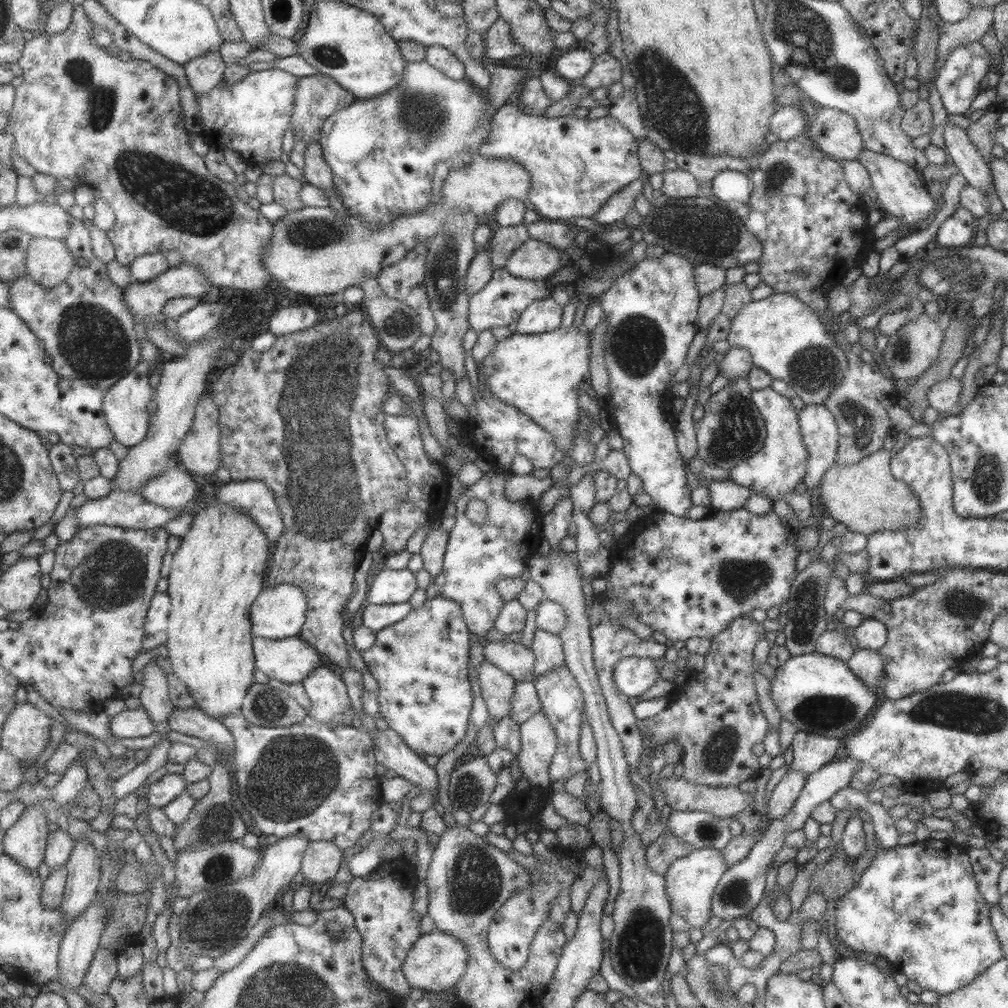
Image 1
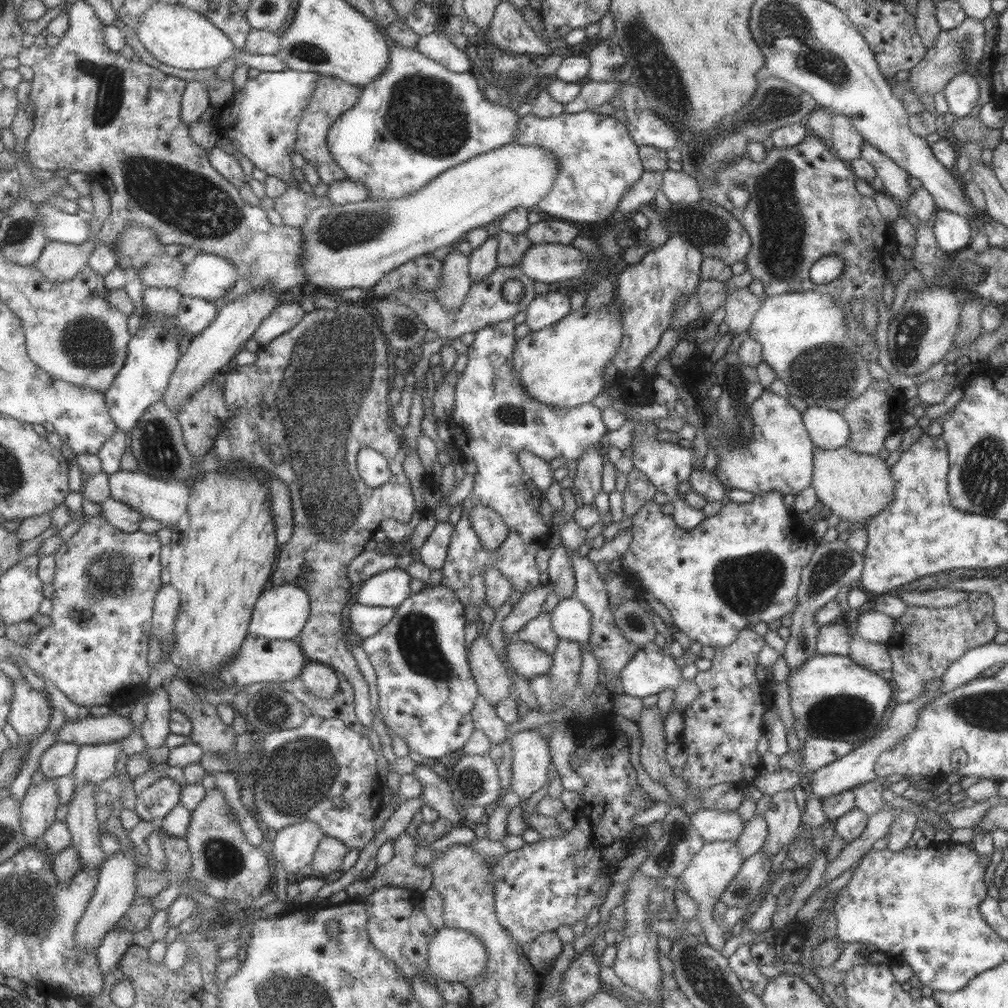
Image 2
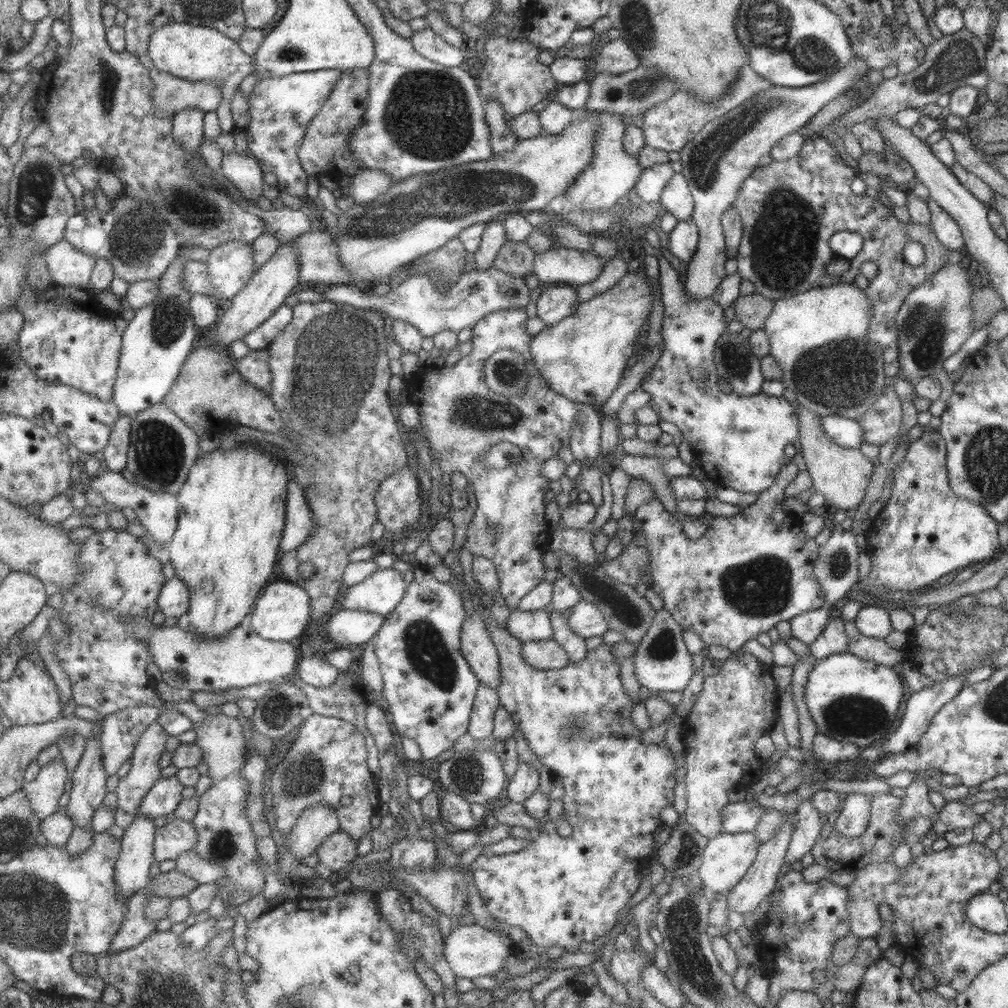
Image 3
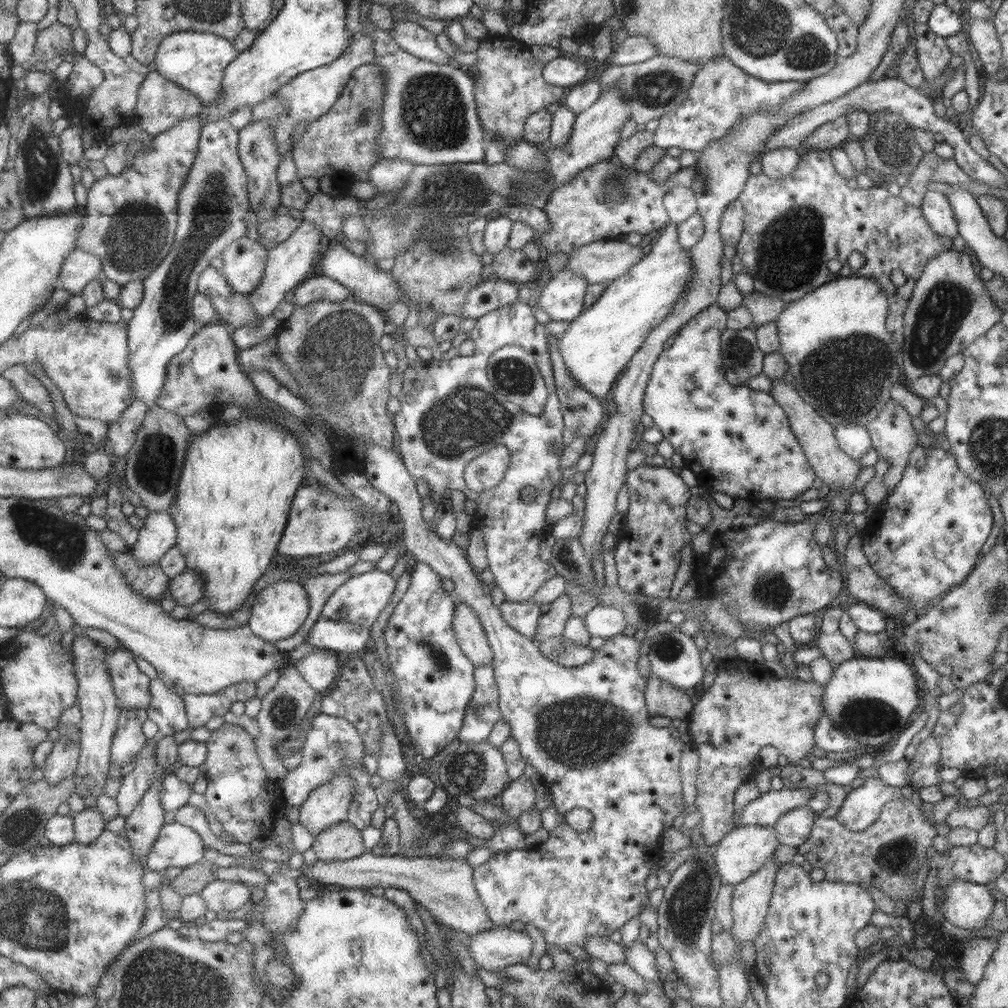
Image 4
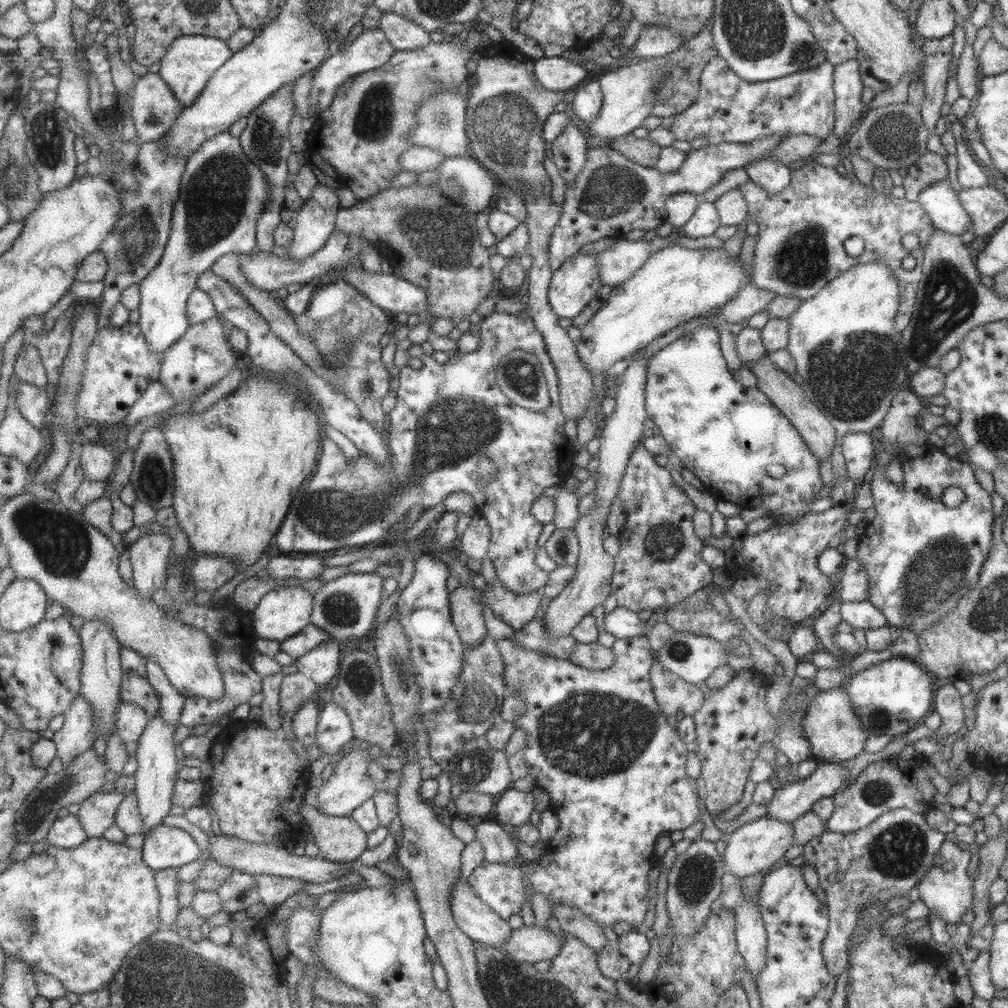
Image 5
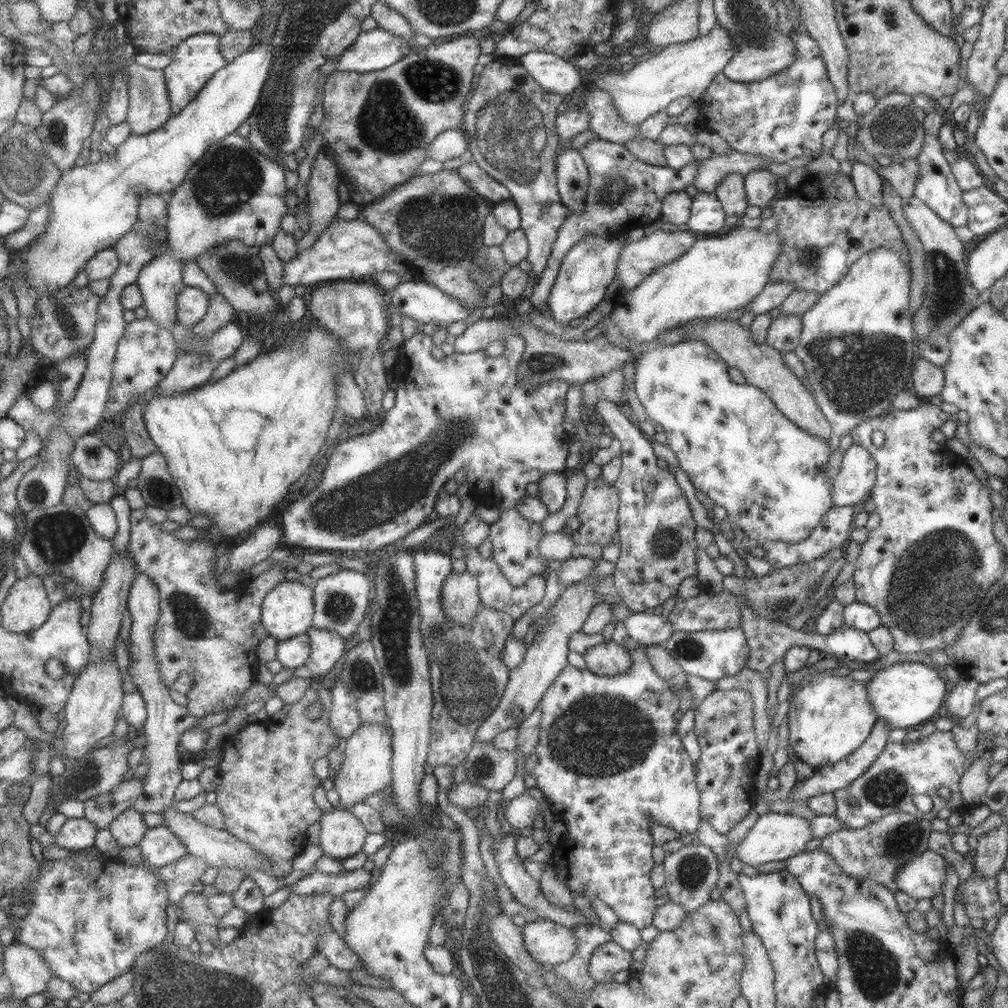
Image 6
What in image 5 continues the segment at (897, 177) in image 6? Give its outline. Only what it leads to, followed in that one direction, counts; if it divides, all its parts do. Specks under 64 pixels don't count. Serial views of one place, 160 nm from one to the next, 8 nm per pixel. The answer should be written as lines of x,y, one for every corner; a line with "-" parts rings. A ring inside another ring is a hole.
925,152
913,165
907,167
903,176
902,187
905,190
905,200
917,201
919,192
941,180
947,180
945,158

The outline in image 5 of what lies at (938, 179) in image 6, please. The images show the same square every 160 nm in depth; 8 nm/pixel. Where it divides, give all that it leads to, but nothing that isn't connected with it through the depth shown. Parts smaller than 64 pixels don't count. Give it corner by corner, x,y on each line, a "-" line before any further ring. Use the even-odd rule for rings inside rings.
951,35
944,36
943,40
939,38
927,38
923,43
924,59
922,62
922,72
920,79
924,84
924,99
920,104
920,117
923,122
923,127
933,134
935,124
939,119
939,110
943,104
943,95
945,94
945,85
947,78
950,76
950,71
947,67
951,61
951,46
953,44
953,37
-
948,180
935,182
935,184
931,184
931,186
921,190
917,202
923,208
923,212
930,218
932,226
937,227
940,231
948,232
952,235
960,235
971,226
970,216
961,207
957,193
951,188

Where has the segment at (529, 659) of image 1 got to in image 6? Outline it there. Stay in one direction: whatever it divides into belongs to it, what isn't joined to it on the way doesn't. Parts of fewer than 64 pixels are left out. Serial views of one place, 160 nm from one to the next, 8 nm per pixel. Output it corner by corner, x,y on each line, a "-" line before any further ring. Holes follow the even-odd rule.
604,642
587,648
582,655
586,670
596,676
615,676
627,673
631,667
631,656
626,649
615,642

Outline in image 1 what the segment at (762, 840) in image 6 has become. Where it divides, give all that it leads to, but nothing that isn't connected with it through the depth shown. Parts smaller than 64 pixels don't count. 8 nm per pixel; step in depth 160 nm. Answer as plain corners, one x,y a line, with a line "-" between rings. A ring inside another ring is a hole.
714,848
693,849
687,856
677,858
663,874
665,894
674,914
678,914
689,926
703,928
711,918
711,897
721,875
728,869
722,852

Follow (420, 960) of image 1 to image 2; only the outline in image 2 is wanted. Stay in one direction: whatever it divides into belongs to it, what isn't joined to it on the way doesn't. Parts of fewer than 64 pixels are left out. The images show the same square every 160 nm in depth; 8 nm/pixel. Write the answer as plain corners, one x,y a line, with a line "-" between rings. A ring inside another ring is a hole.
445,926
438,929
430,943
428,961
430,970
426,974
429,977
462,983
486,970
488,952
475,934

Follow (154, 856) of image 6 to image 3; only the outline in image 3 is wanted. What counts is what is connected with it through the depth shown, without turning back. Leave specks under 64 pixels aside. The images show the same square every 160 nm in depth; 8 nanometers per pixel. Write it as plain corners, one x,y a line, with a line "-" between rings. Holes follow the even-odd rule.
169,816
168,822
158,828
155,841
156,862
176,861
182,854
191,852
199,842
199,833
193,822

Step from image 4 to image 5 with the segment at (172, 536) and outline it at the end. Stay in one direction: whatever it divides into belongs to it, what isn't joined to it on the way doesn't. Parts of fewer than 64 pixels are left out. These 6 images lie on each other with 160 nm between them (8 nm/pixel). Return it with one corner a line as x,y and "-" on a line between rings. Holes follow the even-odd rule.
172,529
168,535
151,532
129,545
134,566
133,585
139,589
143,599
151,601
154,592
164,588
170,576
168,568
172,560
169,556
173,552
173,532

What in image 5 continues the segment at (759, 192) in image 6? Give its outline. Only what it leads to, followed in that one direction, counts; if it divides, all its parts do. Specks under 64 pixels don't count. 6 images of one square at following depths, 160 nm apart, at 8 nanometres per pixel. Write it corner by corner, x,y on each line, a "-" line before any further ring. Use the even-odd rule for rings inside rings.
755,161
744,167
749,181
761,187
767,194
775,194
786,188
792,179
794,166
787,166
779,161

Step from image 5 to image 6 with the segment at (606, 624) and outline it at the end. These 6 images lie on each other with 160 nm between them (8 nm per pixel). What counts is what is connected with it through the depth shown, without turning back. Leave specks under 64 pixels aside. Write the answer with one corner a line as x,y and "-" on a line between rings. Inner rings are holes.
650,611
631,613
621,624
627,630
627,637
641,645
663,644
672,634
667,619

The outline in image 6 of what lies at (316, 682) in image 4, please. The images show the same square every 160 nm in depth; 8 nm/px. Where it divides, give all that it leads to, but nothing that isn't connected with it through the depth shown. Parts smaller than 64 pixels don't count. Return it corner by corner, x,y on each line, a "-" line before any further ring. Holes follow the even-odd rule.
312,627
308,632
311,637
311,653
309,660
305,664
315,679
321,678
321,674
331,672
337,662
341,661
341,656
346,655
345,642
339,632
327,630
327,628

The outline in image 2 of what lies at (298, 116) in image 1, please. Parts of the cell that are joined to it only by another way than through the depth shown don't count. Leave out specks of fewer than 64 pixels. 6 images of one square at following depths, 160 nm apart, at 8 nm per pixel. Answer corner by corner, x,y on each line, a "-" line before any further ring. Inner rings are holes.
322,75
318,90
312,96
310,106
306,110
306,114
301,118
301,123
299,123
296,153
317,169
323,164
335,162
329,144
327,144
329,129
339,121
340,116
346,114
348,110
351,110
359,102
363,91
364,88
361,85
351,84
345,78

